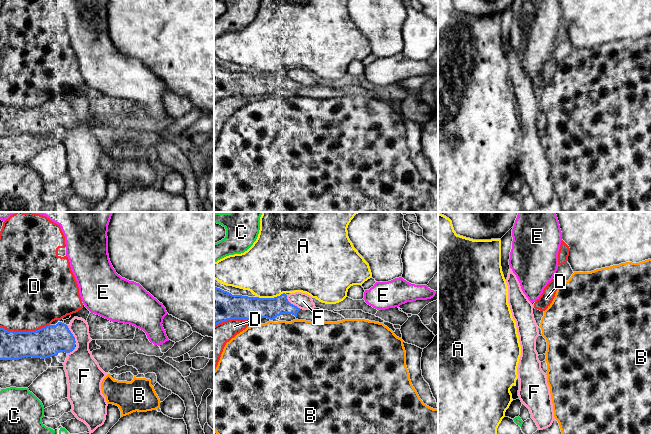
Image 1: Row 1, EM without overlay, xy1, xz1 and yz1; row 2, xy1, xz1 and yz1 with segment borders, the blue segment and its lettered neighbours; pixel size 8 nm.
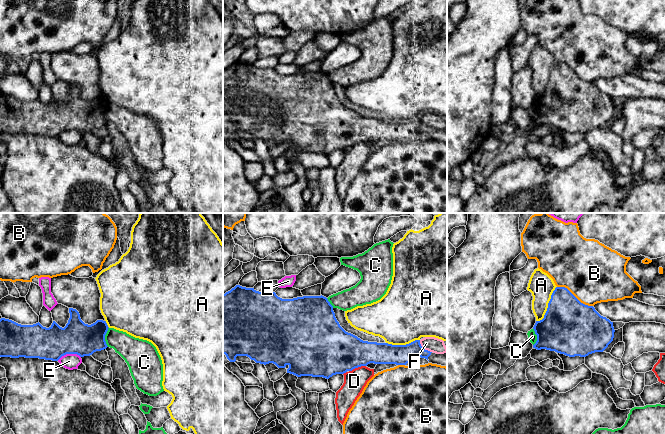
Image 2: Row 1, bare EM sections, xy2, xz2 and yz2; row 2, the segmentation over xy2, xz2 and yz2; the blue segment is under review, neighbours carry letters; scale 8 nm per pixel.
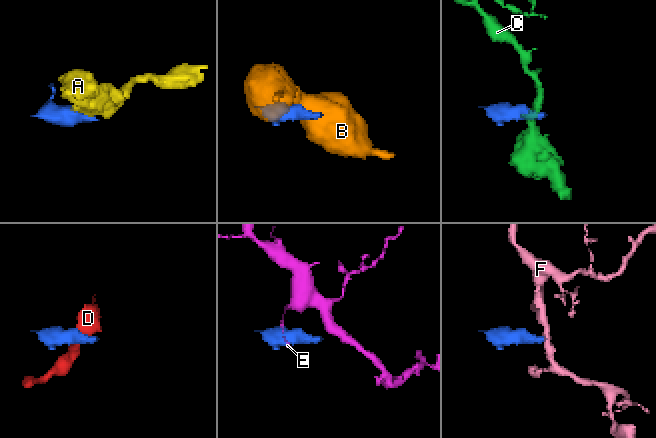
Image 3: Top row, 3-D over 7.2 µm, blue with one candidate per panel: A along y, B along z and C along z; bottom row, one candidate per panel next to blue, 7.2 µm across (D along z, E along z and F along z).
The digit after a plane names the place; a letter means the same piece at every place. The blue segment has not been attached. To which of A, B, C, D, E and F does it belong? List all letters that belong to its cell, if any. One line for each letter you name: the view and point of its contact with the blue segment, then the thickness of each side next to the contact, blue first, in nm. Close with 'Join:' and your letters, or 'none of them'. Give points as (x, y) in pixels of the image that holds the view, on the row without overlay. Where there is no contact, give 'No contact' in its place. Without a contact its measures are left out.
Join: none of them

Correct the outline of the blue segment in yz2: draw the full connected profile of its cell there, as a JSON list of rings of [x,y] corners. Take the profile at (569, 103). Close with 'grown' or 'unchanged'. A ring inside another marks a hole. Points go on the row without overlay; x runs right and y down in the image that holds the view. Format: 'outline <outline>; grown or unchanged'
outline [[[556,63],[544,94],[533,103],[537,117],[533,124],[569,133],[586,133],[603,128],[614,114],[614,103],[593,82],[581,79],[567,64]]]; unchanged

